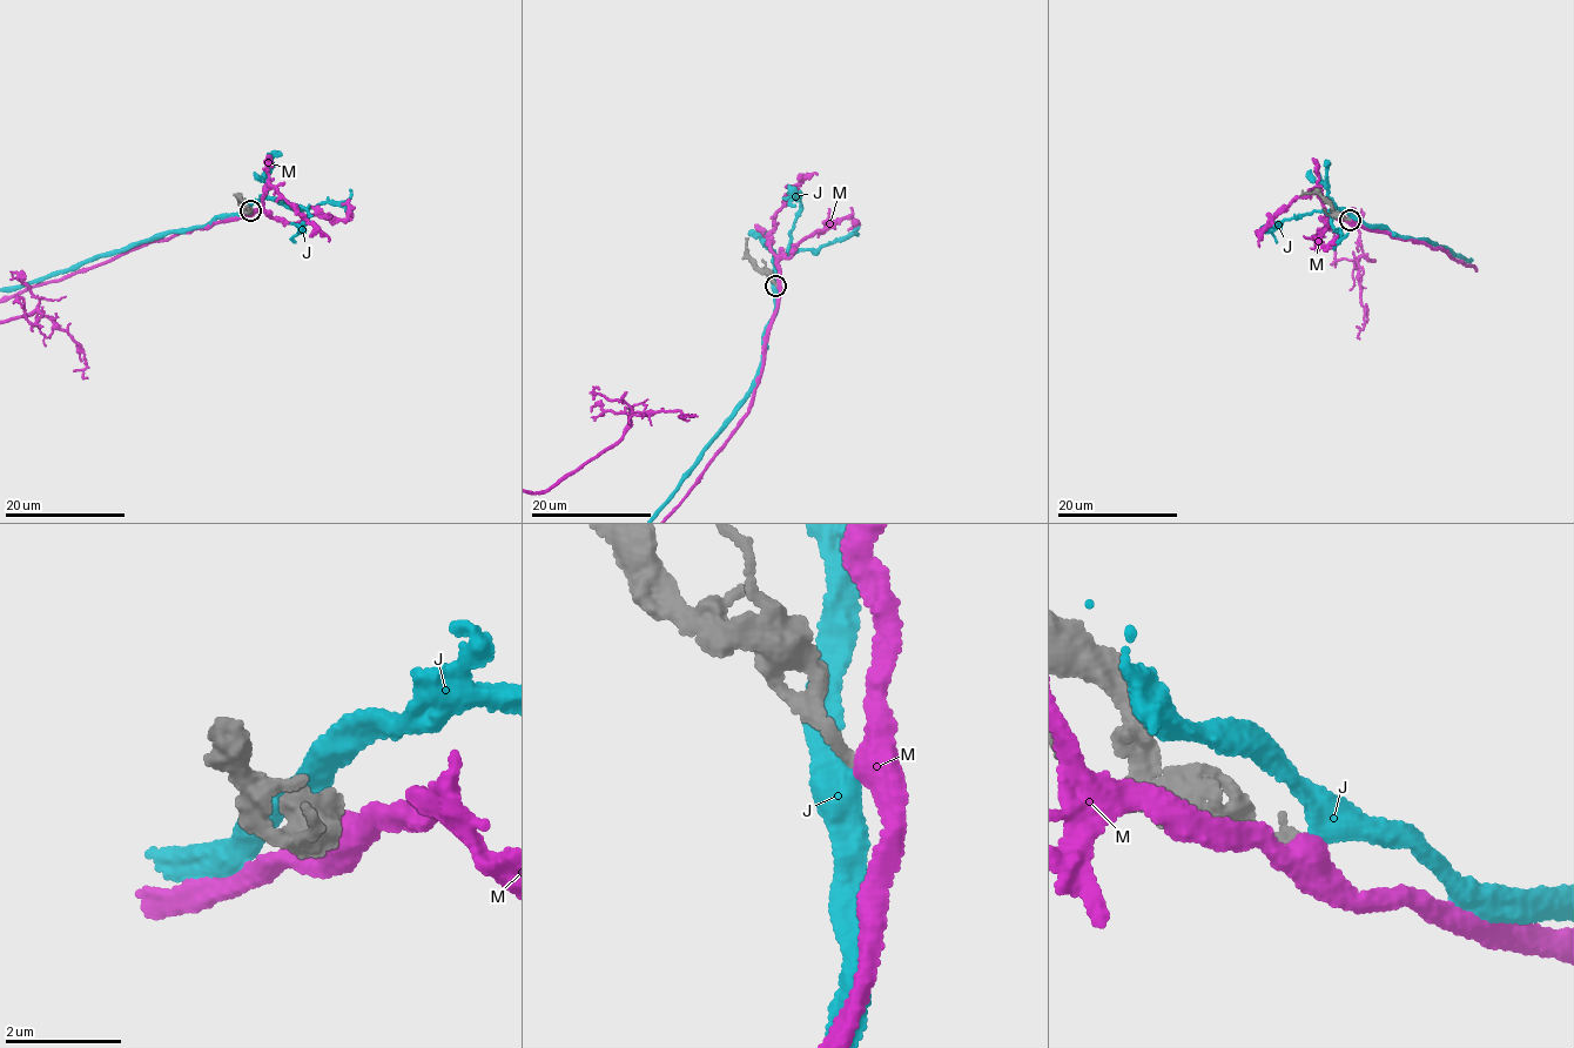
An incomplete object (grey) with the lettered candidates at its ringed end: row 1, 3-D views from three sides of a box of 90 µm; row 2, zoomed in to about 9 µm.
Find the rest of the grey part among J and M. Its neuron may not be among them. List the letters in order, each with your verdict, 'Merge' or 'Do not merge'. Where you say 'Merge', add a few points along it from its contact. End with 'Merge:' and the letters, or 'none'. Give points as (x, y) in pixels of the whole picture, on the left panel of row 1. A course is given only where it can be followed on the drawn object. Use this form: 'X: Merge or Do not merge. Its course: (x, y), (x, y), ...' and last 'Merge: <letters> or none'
J: Merge
M: Do not merge
Merge: J

